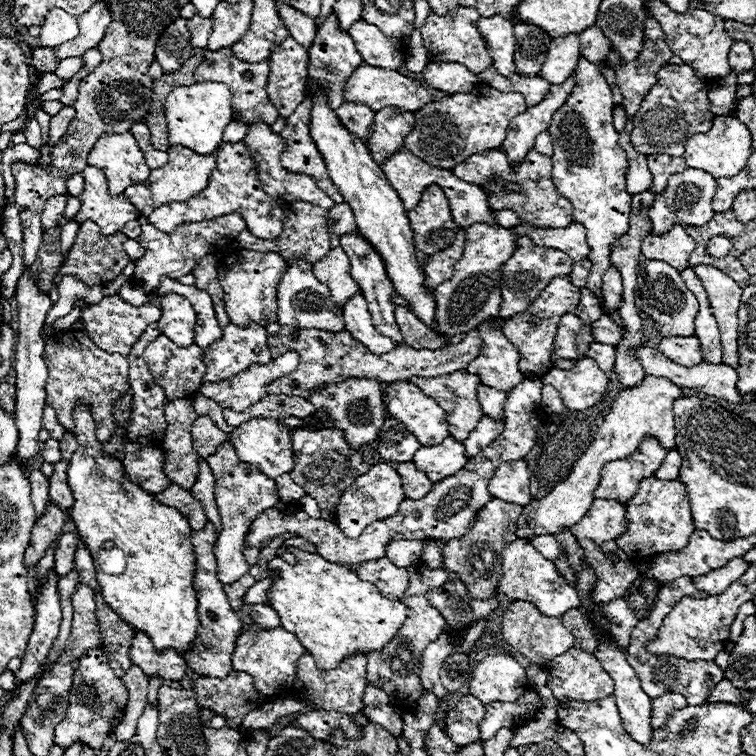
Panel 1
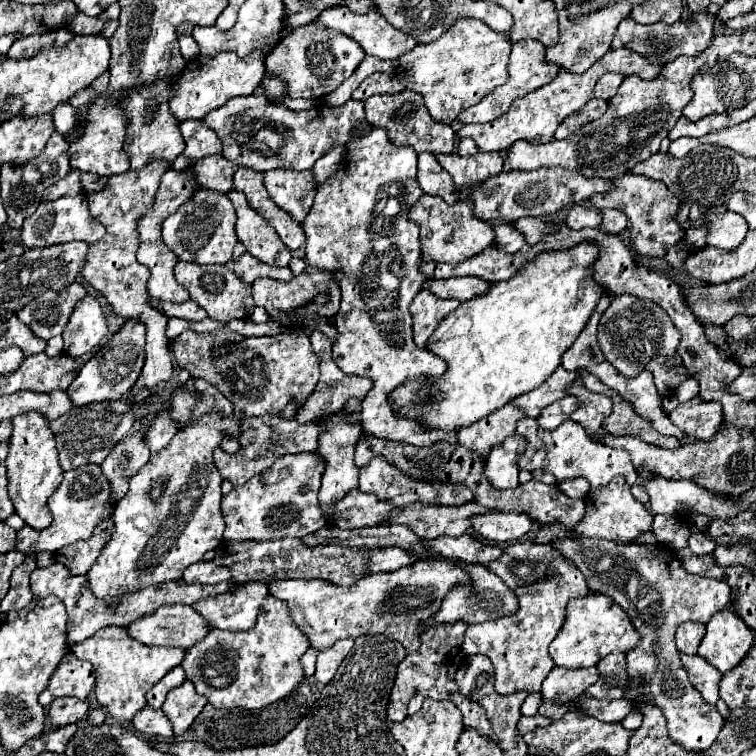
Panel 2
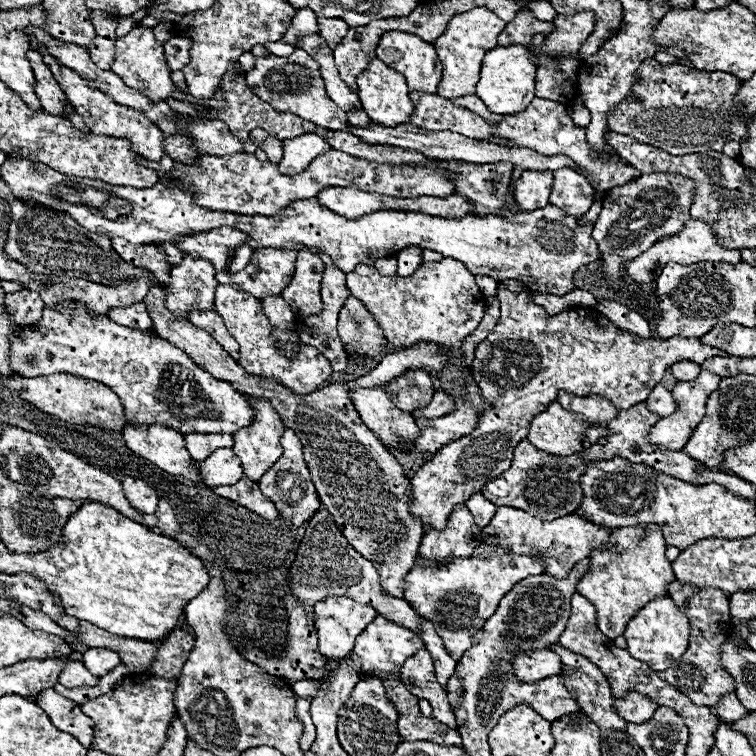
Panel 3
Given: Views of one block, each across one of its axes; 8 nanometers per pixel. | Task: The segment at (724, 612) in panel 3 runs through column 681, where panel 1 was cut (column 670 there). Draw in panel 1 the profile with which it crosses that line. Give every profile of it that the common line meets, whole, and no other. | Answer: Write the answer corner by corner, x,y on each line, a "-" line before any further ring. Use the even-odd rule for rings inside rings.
680,576
678,580
668,582
660,594
658,594
658,604
652,610
652,614
642,620
642,624
638,624
638,628
634,628
632,632
632,640
630,646
626,650
626,658
630,662
630,666
634,666
634,670
638,672
640,684
644,688
644,692
654,698
654,696
662,696
662,692
682,692
682,696
686,696
688,704
708,704
710,702
710,690
724,680
724,670
714,662
714,660
698,660
698,662
684,662
678,658
656,658
650,656
650,652
646,652
644,642
652,640
658,632
658,628
662,626
664,616
670,612
672,604
678,602
682,596
694,596
694,598
706,598
706,592
698,590
692,582
690,576

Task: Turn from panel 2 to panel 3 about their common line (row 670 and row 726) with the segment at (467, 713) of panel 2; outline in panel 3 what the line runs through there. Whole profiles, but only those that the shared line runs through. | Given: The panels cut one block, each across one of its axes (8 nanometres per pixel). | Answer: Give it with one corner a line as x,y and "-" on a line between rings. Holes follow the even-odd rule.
382,676
380,680
386,696
398,710
398,732
406,742
428,740
442,746
462,746
462,738
454,728
448,728
434,718
422,716
418,710
418,698
412,696
400,680
394,676

